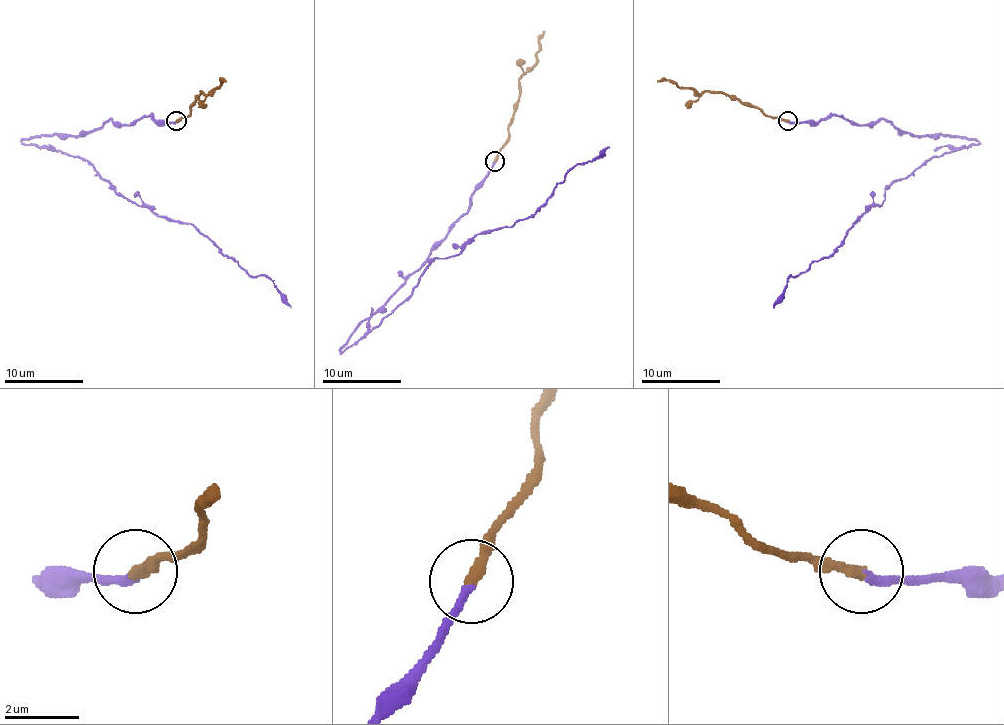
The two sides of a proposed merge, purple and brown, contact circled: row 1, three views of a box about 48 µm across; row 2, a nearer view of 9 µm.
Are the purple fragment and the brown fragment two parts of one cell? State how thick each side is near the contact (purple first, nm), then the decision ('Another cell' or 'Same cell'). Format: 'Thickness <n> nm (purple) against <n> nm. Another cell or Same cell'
Thickness 220 nm (purple) against 280 nm. Same cell

